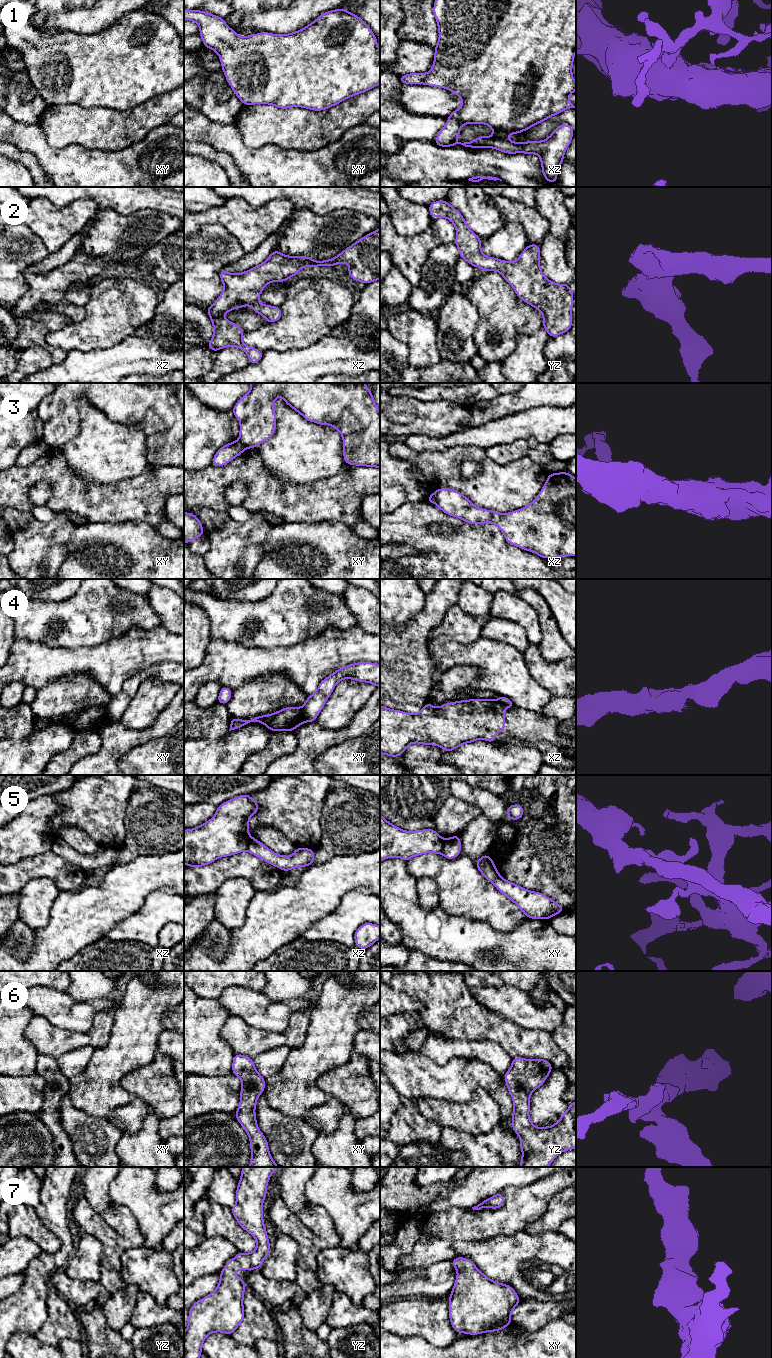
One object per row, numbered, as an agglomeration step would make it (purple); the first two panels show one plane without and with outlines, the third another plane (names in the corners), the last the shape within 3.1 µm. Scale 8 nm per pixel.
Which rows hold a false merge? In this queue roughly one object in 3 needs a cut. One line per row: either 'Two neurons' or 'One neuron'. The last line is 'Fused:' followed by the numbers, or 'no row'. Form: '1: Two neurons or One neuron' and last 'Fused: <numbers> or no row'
1: One neuron
2: One neuron
3: Two neurons
4: Two neurons
5: Two neurons
6: One neuron
7: One neuron
Fused: 3, 4, 5

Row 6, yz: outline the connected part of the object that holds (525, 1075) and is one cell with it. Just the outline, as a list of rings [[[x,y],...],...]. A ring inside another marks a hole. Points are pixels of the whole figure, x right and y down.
[[[515,1057],[512,1058],[511,1067],[504,1075],[514,1105],[512,1128],[520,1138],[520,1167],[548,1167],[561,1152],[576,1148],[576,1101],[569,1104],[568,1110],[551,1127],[538,1128],[530,1121],[530,1095],[545,1083],[552,1069],[551,1063],[545,1059]]]

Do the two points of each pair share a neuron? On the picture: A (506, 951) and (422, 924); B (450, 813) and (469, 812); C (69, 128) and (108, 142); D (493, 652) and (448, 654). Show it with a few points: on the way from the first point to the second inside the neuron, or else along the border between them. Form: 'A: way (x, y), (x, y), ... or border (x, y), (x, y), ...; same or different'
A: way (485, 947), (463, 939), (443, 937); same
B: way (455, 813), (464, 812); same
C: way (79, 128), (94, 128), (98, 132); same
D: way (482, 654), (459, 654); same

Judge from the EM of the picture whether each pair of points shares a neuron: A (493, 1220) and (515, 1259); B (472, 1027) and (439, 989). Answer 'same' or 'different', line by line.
A: different
B: same

